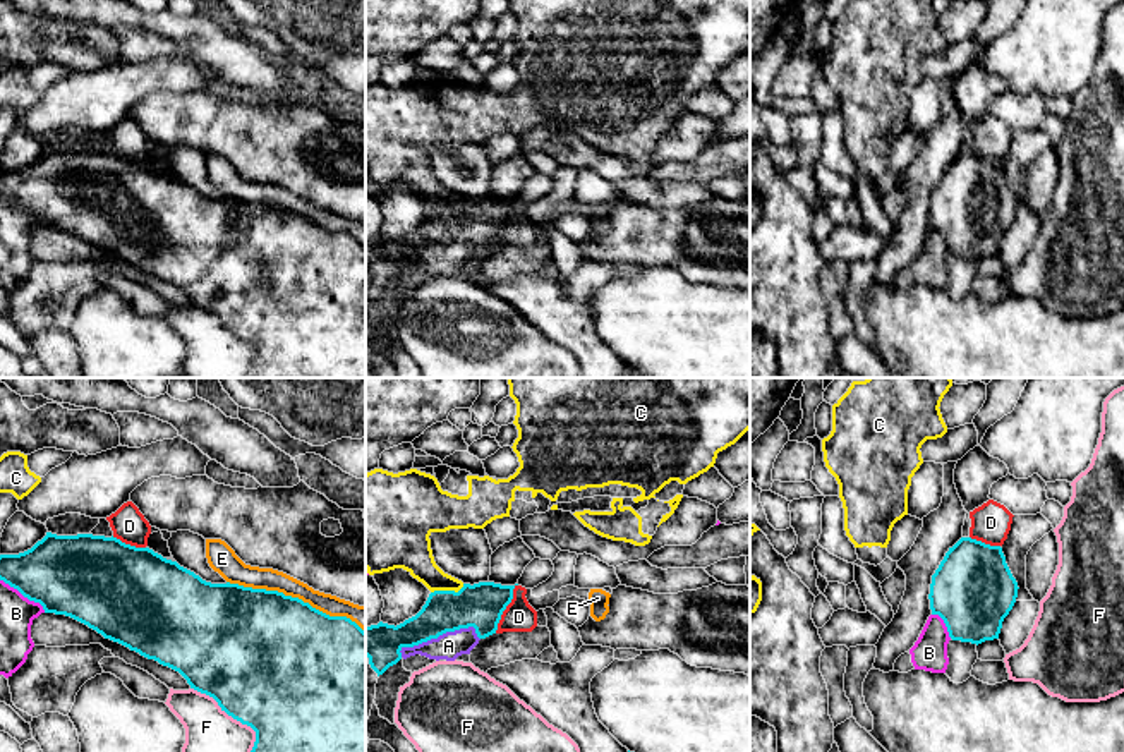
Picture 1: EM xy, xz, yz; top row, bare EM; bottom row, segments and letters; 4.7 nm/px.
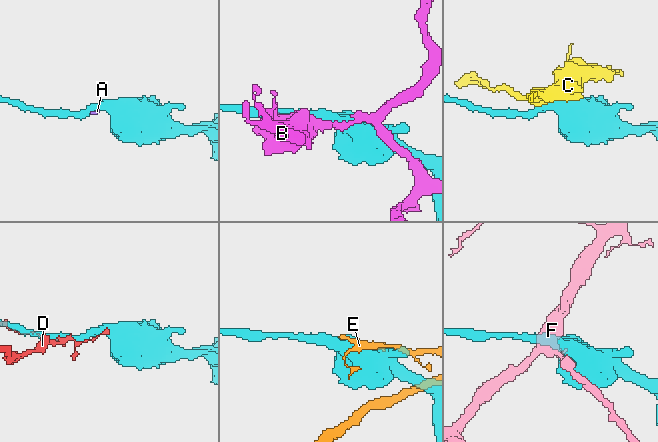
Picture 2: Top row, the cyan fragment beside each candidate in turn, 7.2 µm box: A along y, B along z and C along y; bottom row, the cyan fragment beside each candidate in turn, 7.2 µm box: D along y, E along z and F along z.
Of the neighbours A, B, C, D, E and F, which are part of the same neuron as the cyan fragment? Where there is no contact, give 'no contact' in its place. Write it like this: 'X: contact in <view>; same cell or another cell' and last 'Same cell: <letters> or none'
A: contact in xz; same cell
B: contact in xy; another cell
C: contact in xz; another cell
D: contact in xz; another cell
E: contact in xy; another cell
F: contact in xy; another cell
Same cell: A

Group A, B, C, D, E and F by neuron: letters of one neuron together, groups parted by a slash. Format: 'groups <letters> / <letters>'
groups A / B / C / D / E / F

